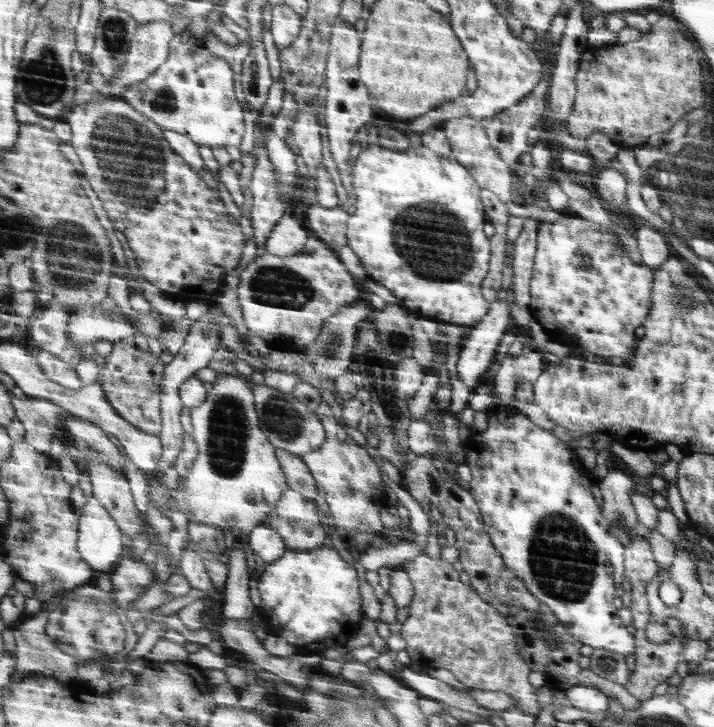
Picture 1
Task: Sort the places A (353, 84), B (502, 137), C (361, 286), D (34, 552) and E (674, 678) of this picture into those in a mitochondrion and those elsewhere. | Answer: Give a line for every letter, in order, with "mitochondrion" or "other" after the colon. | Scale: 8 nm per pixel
A: other
B: other
C: other
D: other
E: other

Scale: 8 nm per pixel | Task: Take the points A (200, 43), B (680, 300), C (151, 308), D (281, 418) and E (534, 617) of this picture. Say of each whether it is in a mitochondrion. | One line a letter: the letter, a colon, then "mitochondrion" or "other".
A: other
B: mitochondrion
C: other
D: mitochondrion
E: mitochondrion

